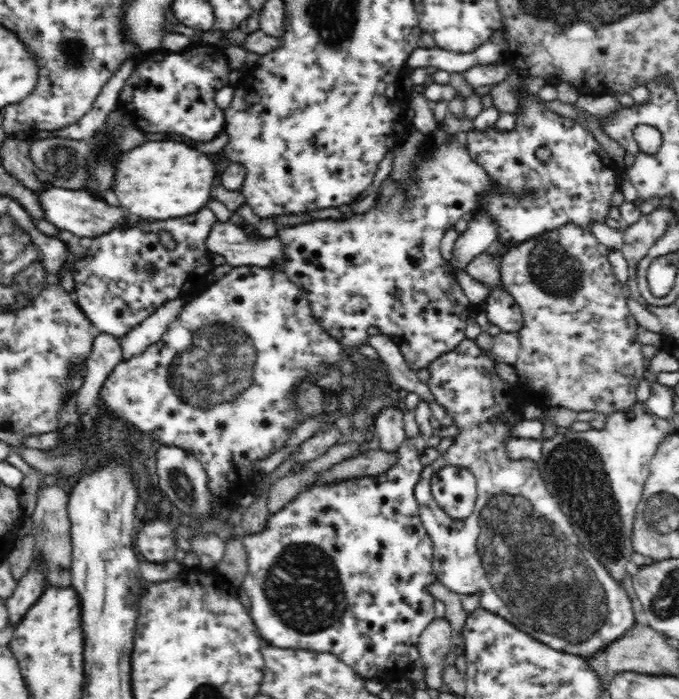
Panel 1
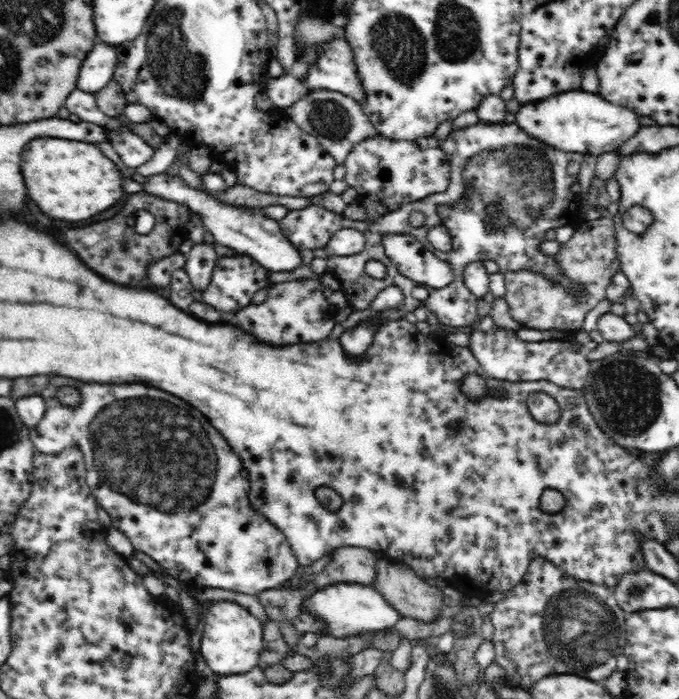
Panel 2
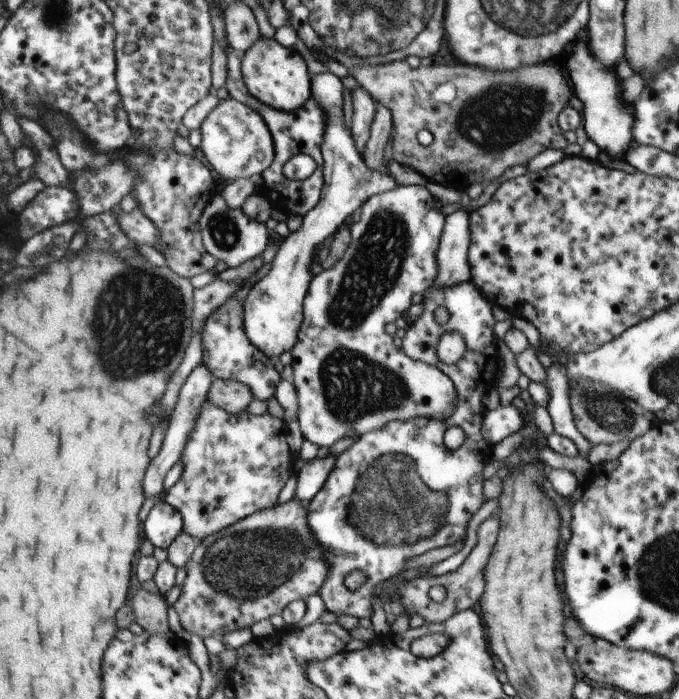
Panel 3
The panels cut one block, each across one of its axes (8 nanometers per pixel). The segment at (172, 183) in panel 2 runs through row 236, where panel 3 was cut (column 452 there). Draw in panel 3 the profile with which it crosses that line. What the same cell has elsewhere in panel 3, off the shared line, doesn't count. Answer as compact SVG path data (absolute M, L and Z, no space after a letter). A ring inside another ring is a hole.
M466 209L446 216L437 252L434 286L439 289L471 280L467 255L471 241L469 224L469 213Z

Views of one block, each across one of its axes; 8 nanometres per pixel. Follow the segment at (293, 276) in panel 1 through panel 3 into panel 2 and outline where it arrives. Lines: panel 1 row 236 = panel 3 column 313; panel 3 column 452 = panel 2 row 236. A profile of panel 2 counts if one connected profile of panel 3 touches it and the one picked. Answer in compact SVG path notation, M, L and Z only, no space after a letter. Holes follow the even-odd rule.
M382 234L388 262L425 287L444 288L453 281L452 267L406 234Z

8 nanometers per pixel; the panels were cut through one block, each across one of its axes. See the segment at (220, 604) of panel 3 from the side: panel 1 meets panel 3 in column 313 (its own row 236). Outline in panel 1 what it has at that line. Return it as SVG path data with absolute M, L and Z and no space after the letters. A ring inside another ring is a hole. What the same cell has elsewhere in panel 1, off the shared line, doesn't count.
M566 223L551 231L543 232L540 236L534 236L532 240L526 240L522 244L506 244L502 254L499 255L499 271L501 284L508 291L520 307L523 314L522 328L517 332L520 346L517 359L513 364L519 378L519 385L529 391L529 400L543 409L552 407L568 407L578 413L583 410L599 412L604 416L612 413L624 412L636 403L636 390L640 381L644 379L644 356L642 355L642 343L638 341L638 322L630 315L626 298L622 295L620 281L616 279L612 266L608 261L608 249L601 244L592 234L591 230L584 229L574 223Z

